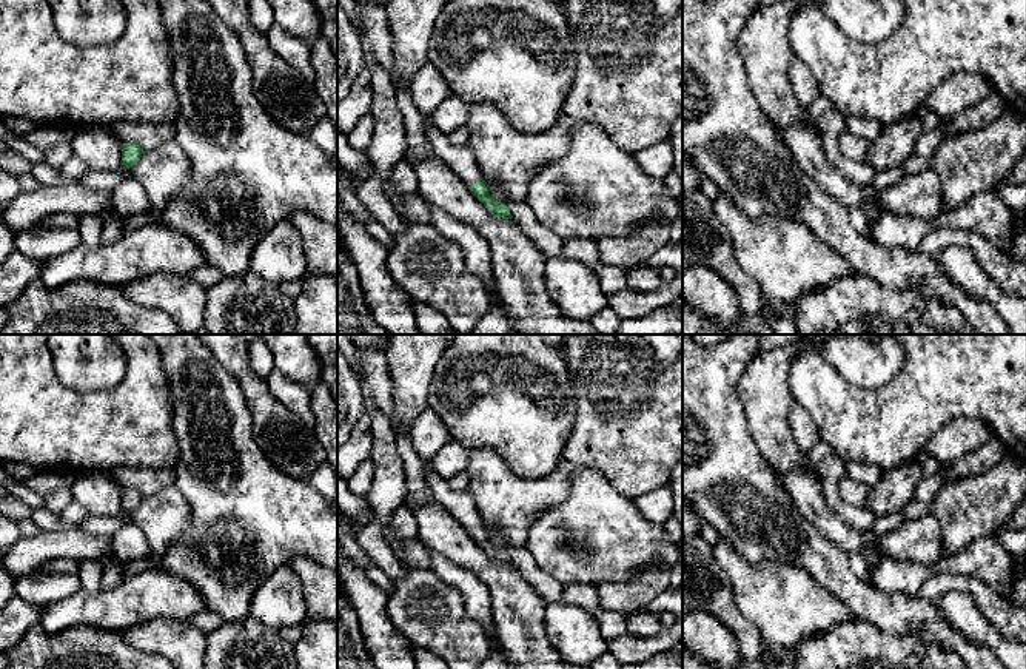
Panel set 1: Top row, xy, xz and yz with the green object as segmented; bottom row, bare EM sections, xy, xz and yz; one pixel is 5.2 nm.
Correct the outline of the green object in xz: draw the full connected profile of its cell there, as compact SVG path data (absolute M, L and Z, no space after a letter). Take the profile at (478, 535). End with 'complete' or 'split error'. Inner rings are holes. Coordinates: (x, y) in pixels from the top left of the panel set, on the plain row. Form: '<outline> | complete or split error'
M424 461L424 470L433 498L450 510L468 532L470 538L482 547L491 560L502 564L511 564L508 552L495 546L487 536L487 527L482 524L473 495L468 490L451 490L448 482L439 476L433 461Z | split error

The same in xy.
M123 487L123 495L122 495L122 510L123 513L129 515L132 513L142 503L143 495L131 487Z | complete

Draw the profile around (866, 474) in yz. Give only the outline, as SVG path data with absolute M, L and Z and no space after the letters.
M844 462L844 473L861 484L873 487L878 482L883 470L872 464Z

